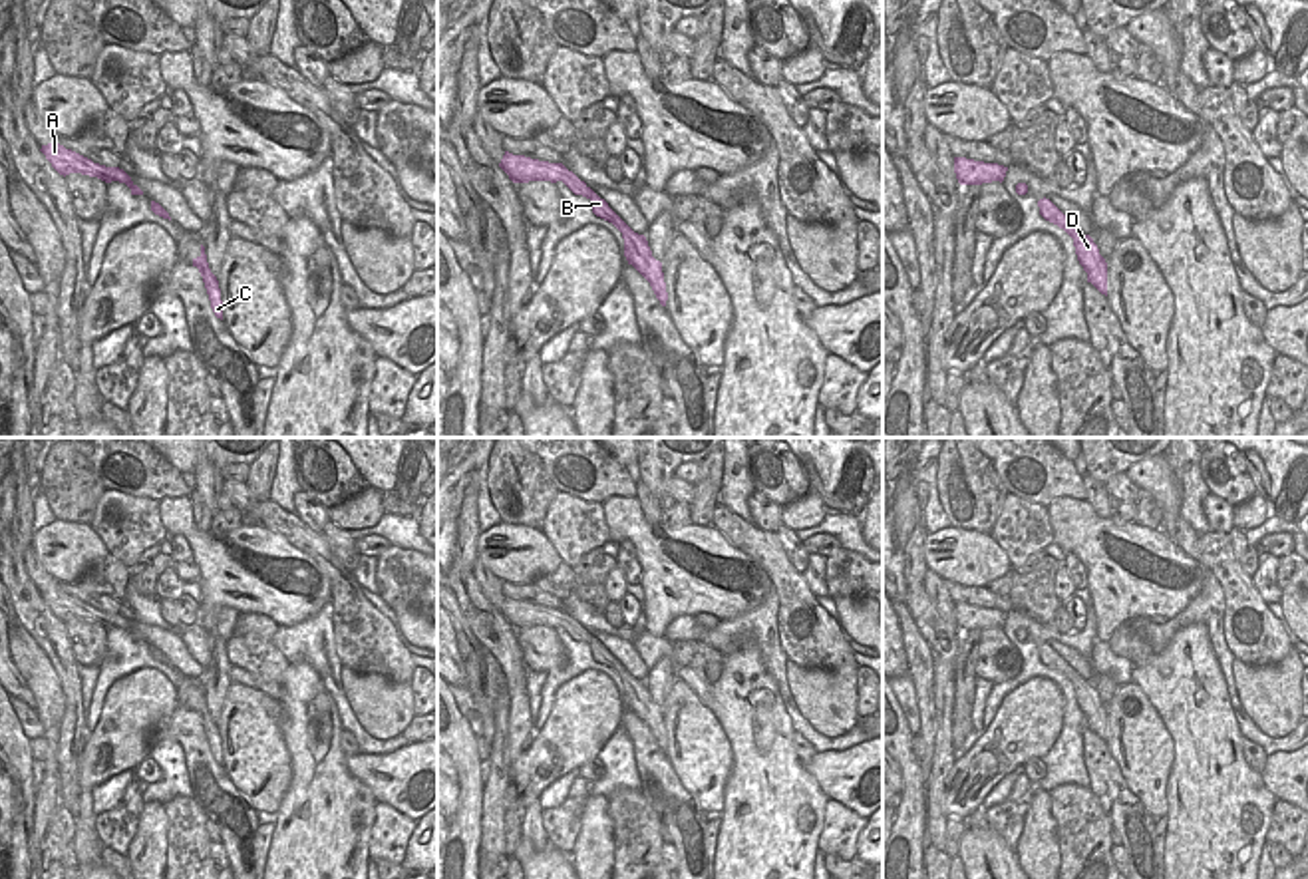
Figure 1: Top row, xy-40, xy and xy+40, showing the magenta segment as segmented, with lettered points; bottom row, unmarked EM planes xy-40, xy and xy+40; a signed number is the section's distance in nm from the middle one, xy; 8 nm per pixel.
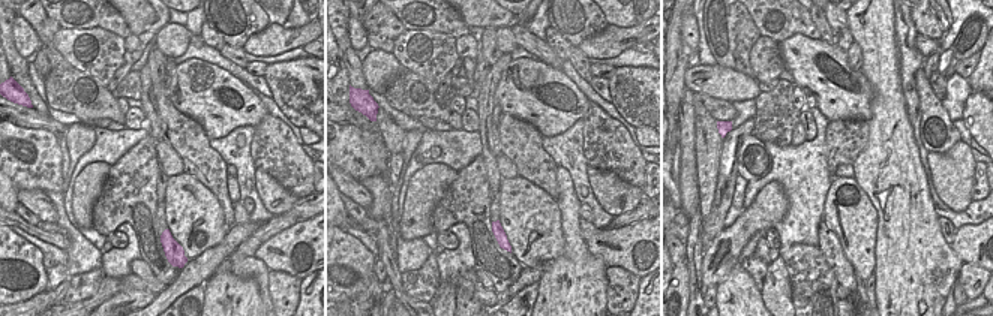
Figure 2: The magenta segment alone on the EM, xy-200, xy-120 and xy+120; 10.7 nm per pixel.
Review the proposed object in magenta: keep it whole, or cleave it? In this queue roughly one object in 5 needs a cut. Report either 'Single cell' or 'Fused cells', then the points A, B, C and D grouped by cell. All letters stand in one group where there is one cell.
Single cell. Groups: A B C D

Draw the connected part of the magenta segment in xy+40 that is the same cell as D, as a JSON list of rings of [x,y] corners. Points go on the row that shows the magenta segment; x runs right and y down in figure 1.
[[[1040,199],[1038,207],[1046,221],[1058,225],[1073,239],[1077,261],[1087,272],[1087,282],[1107,296],[1107,263],[1093,239],[1083,235],[1050,199]]]

